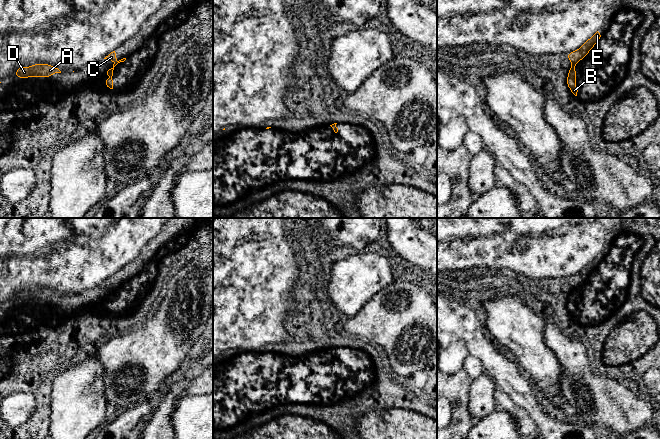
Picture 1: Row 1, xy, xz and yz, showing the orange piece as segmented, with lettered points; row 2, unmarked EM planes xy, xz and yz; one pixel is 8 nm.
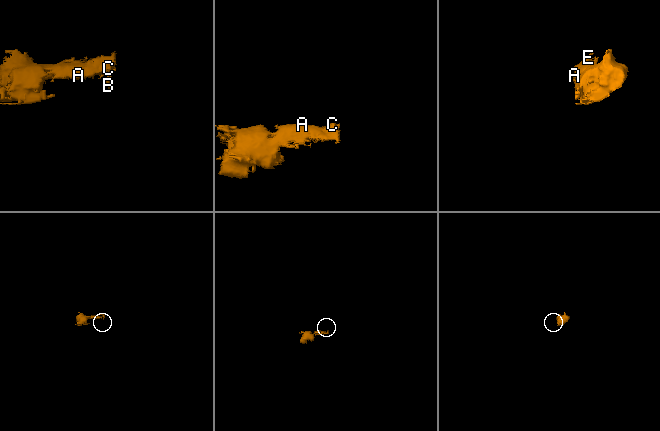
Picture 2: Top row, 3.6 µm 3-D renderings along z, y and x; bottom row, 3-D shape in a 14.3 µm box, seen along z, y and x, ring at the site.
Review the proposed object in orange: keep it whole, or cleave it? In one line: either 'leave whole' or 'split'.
leave whole

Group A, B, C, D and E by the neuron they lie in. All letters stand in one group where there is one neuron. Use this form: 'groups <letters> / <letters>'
groups A B C D E

